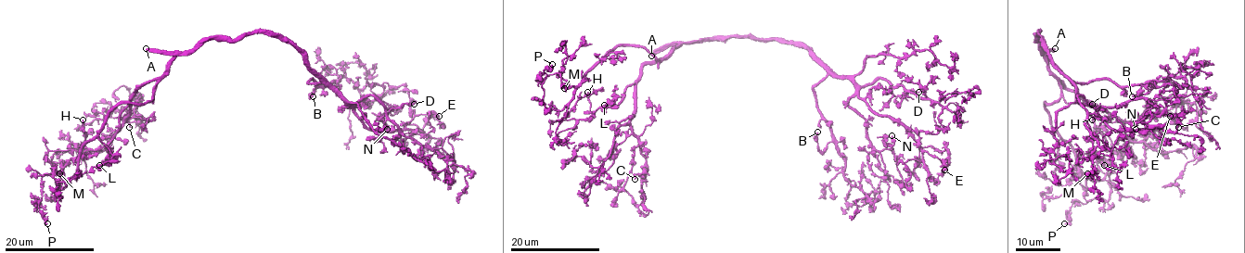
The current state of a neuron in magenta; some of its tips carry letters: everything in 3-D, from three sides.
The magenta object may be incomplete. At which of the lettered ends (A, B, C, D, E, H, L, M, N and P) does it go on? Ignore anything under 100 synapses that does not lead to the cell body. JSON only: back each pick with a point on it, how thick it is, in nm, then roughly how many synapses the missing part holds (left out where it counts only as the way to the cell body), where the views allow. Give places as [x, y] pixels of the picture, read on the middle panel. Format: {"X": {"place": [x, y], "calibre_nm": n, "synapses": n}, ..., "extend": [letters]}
{"A": {"place": [651, 56], "calibre_nm": 460, "synapses": 1000}, "extend": ["A"]}

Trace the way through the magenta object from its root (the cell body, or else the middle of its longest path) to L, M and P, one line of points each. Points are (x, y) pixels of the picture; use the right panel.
L: (1037, 40), (1047, 67), (1079, 96), (1093, 120), (1094, 127), (1105, 139), (1106, 147), (1097, 153), (1104, 165)
M: (1037, 40), (1060, 86), (1060, 97), (1046, 104), (1049, 122), (1071, 147), (1086, 189), (1073, 172), (1087, 173)
P: (1037, 40), (1060, 86), (1046, 104), (1052, 127), (1087, 177), (1110, 173), (1110, 197), (1074, 202), (1064, 223)

